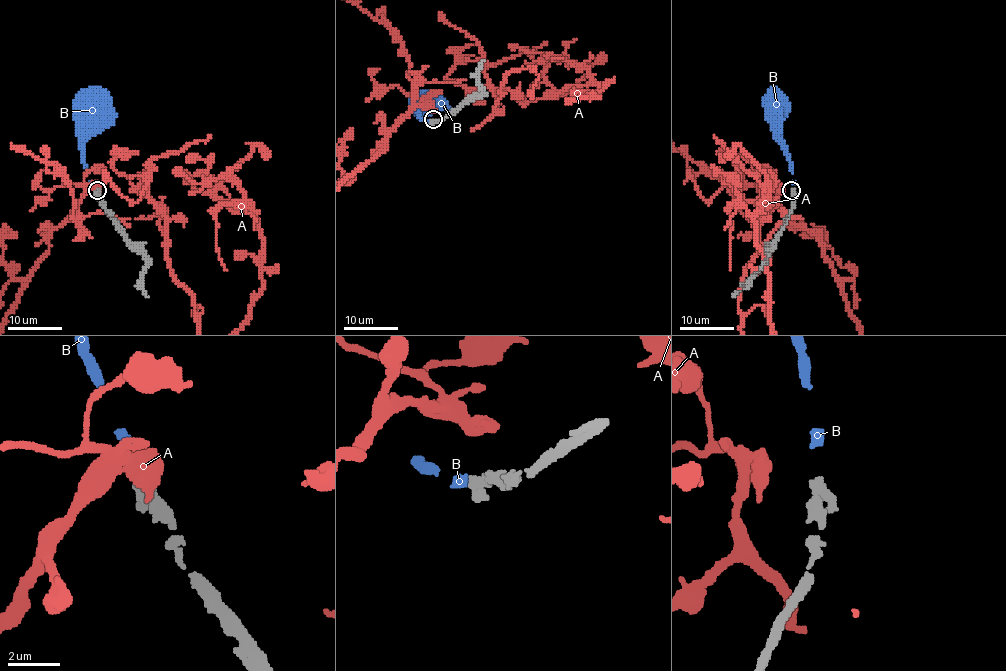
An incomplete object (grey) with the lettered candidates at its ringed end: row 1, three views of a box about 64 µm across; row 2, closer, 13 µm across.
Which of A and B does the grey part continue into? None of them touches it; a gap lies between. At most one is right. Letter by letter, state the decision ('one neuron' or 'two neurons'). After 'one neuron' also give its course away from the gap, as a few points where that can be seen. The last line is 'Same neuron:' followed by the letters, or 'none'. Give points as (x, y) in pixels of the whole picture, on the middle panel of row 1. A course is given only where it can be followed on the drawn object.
A: two neurons
B: one neuron
Same neuron: B

